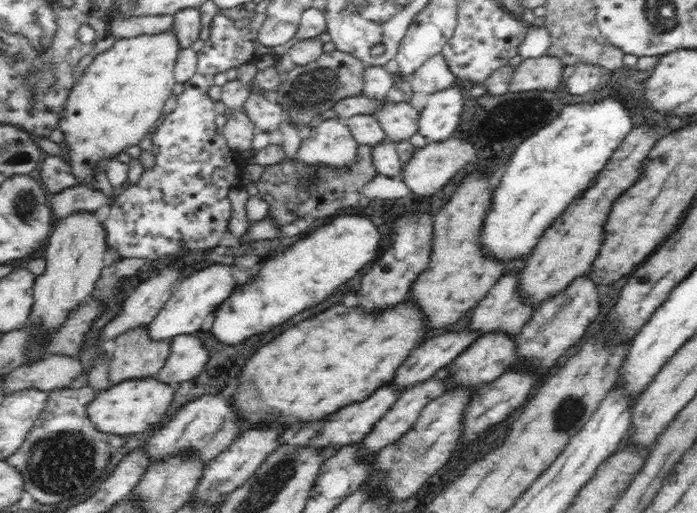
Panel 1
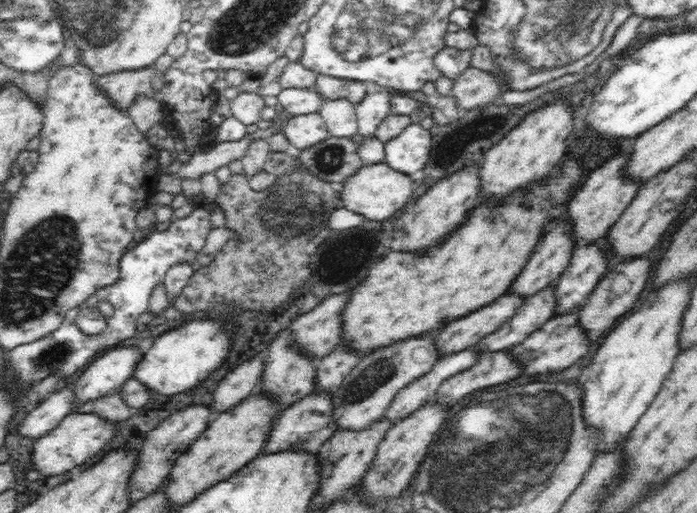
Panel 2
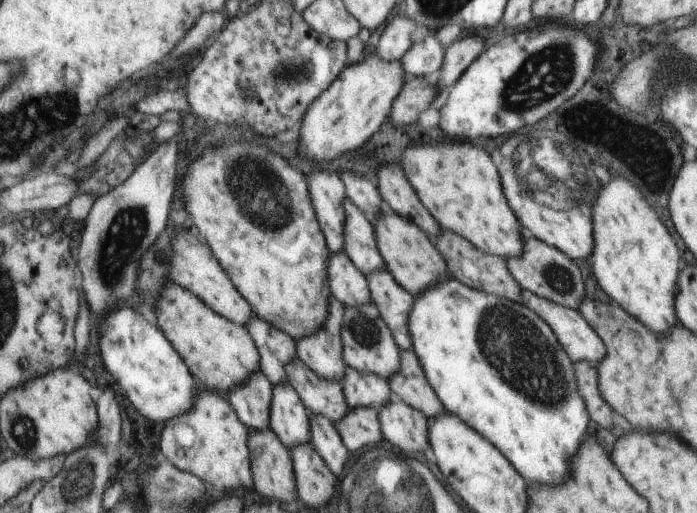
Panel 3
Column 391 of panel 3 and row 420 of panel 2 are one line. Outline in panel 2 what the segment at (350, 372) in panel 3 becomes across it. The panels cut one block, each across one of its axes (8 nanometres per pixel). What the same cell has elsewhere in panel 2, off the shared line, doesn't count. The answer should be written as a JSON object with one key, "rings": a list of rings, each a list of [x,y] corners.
{"rings":[[[468,348],[440,358],[426,374],[399,390],[385,411],[384,417],[395,423],[415,410],[423,408],[435,396],[444,381],[474,366],[480,355],[482,352]]]}

